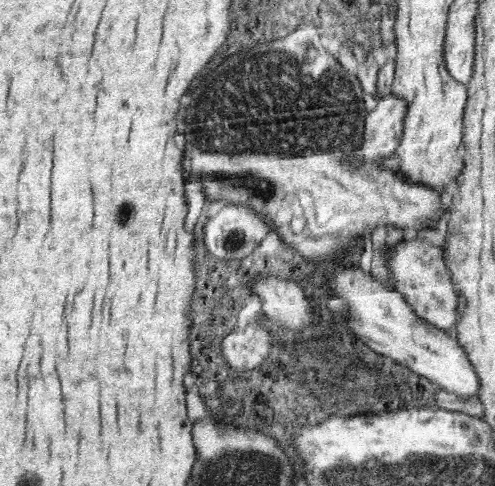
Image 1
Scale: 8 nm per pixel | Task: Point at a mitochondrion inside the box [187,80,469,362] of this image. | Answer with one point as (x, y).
(261, 187)

